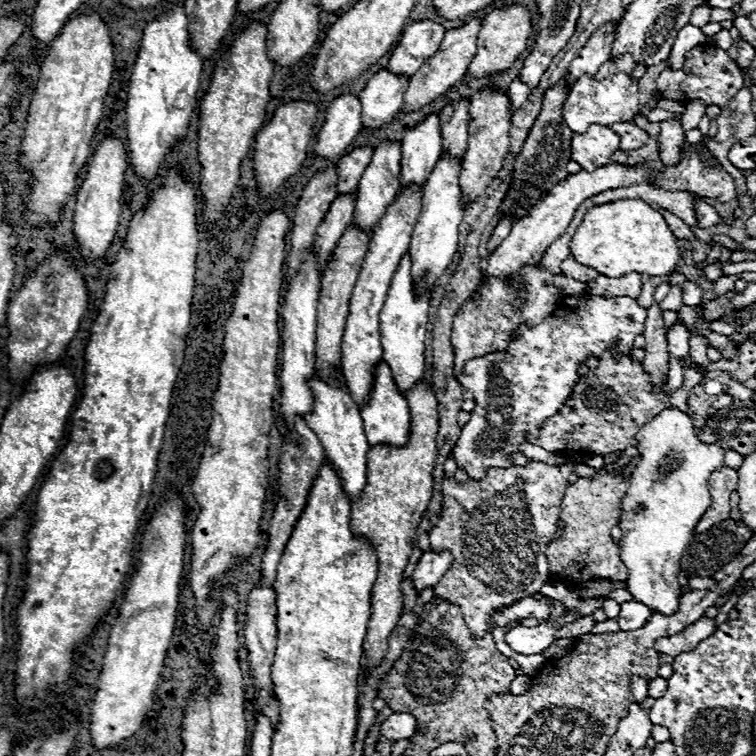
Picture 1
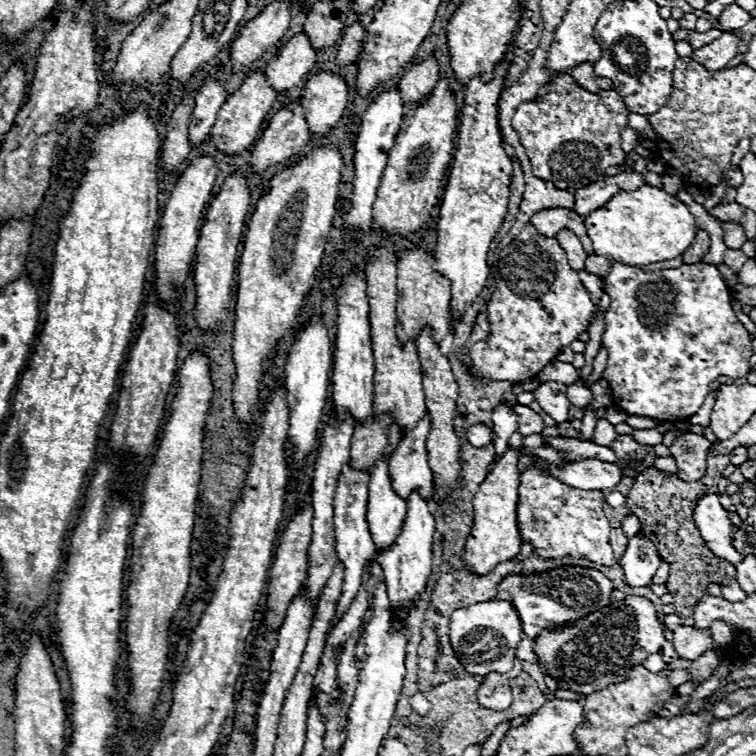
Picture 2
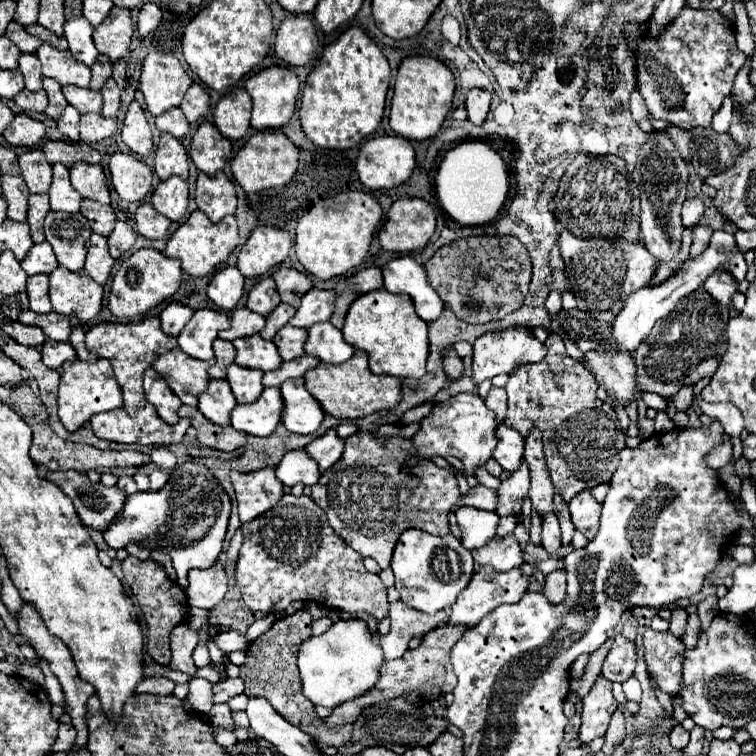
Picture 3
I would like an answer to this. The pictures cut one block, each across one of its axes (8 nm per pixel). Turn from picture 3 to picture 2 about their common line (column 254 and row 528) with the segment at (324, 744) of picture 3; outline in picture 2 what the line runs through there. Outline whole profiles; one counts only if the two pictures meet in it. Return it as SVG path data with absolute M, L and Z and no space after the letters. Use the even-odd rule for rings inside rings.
M708 454L708 470L706 476L700 478L698 482L684 484L678 474L664 474L656 468L648 468L640 472L634 478L634 486L630 494L626 496L626 504L632 510L634 516L640 520L640 532L656 544L656 550L664 562L670 566L670 576L668 576L668 594L674 596L674 606L676 614L682 618L684 626L694 626L694 606L700 596L704 596L708 590L706 586L710 582L720 582L720 580L734 580L736 578L736 568L720 560L704 542L700 536L696 524L694 524L694 506L700 496L708 496L718 492L718 480L722 478L724 468L730 464L730 456L712 456Z

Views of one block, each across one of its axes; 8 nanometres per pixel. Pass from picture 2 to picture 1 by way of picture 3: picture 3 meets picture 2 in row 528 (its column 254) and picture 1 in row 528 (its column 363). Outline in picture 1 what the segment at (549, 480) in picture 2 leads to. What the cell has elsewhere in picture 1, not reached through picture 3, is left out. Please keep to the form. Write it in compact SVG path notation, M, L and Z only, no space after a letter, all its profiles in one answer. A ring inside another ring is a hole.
M622 470L616 476L600 474L600 478L578 478L578 482L566 486L558 518L558 528L564 526L564 530L562 534L556 530L546 552L552 580L578 586L590 580L624 582L628 578L628 570L618 556L620 546L610 536L610 530L620 522L620 500L626 488L628 478L622 478Z

